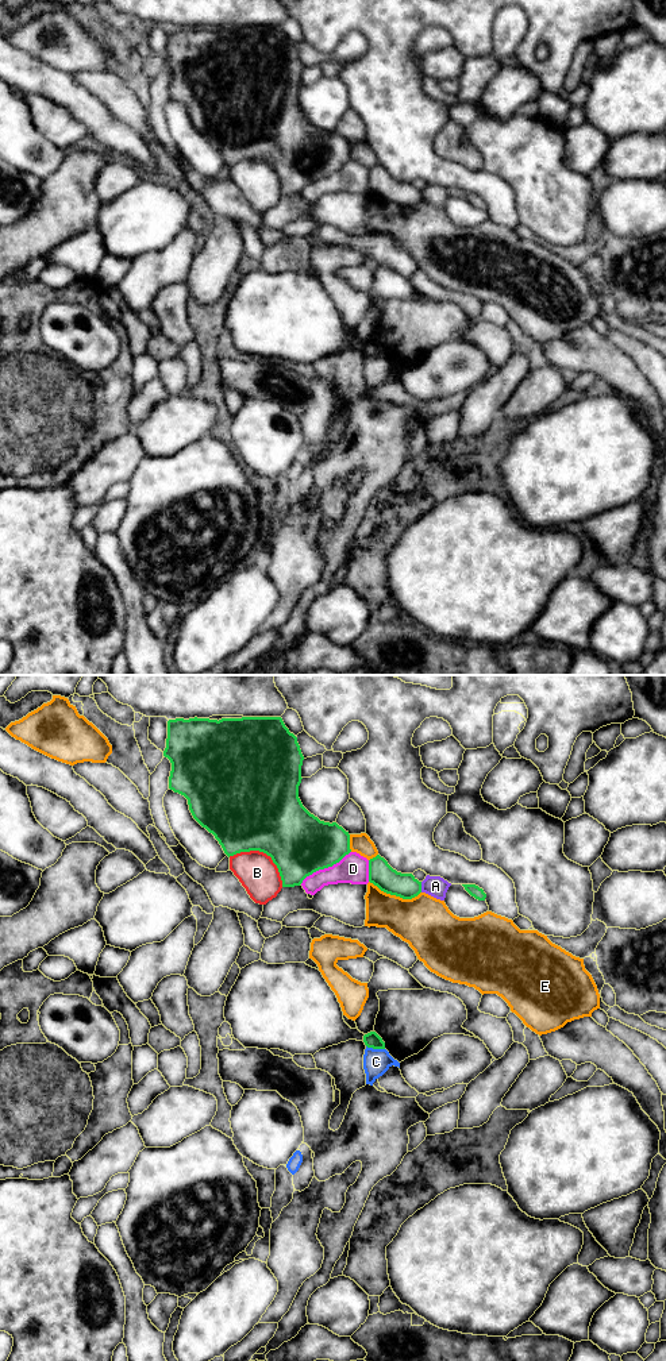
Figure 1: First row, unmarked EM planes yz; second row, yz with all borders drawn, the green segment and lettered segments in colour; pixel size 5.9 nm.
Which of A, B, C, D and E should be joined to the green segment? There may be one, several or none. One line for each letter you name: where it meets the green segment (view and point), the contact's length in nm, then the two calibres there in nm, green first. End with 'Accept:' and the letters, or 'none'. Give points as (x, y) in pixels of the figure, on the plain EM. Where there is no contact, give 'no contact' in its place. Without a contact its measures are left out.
Accept: none

